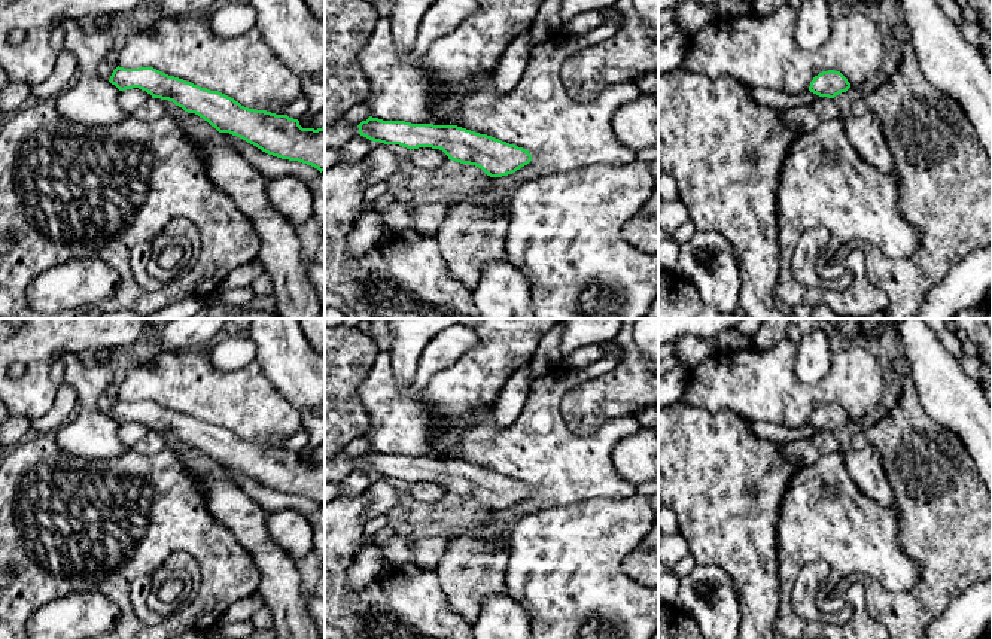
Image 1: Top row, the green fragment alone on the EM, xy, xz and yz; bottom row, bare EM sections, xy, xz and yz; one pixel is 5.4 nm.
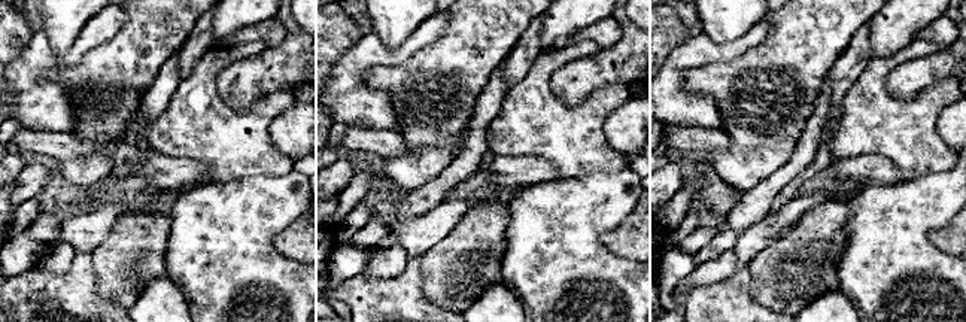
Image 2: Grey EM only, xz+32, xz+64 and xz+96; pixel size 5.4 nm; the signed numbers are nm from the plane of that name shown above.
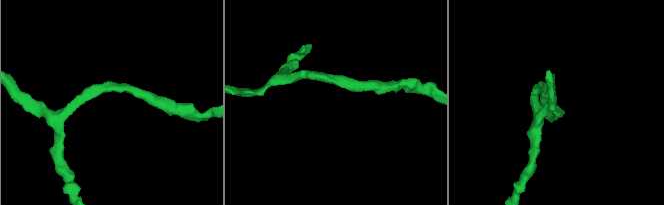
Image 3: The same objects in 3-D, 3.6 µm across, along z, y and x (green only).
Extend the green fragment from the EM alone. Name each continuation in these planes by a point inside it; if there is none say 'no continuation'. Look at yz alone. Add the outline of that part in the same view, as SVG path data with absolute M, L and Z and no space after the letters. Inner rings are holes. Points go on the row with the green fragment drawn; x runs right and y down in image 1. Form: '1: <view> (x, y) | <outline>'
no continuation

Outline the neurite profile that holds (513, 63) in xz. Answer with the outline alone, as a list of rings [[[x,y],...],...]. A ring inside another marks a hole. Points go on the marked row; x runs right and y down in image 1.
[[[529,30],[508,45],[495,69],[493,89],[497,95],[506,95],[517,86],[527,67],[530,49]]]

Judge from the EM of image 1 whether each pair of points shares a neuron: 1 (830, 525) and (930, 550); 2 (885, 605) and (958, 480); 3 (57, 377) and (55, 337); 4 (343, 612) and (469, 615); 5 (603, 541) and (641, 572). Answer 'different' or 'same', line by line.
1: different
2: same
3: different
4: different
5: different

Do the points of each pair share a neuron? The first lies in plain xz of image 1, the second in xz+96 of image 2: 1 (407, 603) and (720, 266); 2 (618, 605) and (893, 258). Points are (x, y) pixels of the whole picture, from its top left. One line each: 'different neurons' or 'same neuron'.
1: different neurons
2: same neuron

